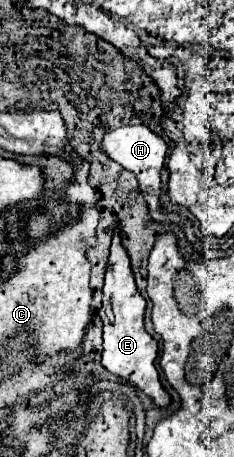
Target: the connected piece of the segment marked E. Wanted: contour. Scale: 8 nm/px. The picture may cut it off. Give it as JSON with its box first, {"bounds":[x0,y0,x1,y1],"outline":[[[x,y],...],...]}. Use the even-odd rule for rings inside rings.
{"bounds":[98,234,170,408],"outline":[[[116,234],[118,240],[114,240],[114,246],[110,250],[108,258],[108,268],[106,268],[106,280],[104,280],[104,298],[102,298],[102,308],[98,310],[98,316],[104,320],[104,350],[102,350],[102,366],[118,376],[120,380],[128,382],[130,386],[142,390],[154,404],[156,408],[166,408],[170,404],[170,394],[162,388],[158,370],[154,366],[158,358],[158,342],[146,332],[144,328],[144,312],[146,312],[146,300],[142,298],[140,290],[136,288],[134,276],[132,276],[132,264],[128,260],[128,252],[122,246],[120,236]],[[106,310],[112,310],[114,320],[108,322]]]}

